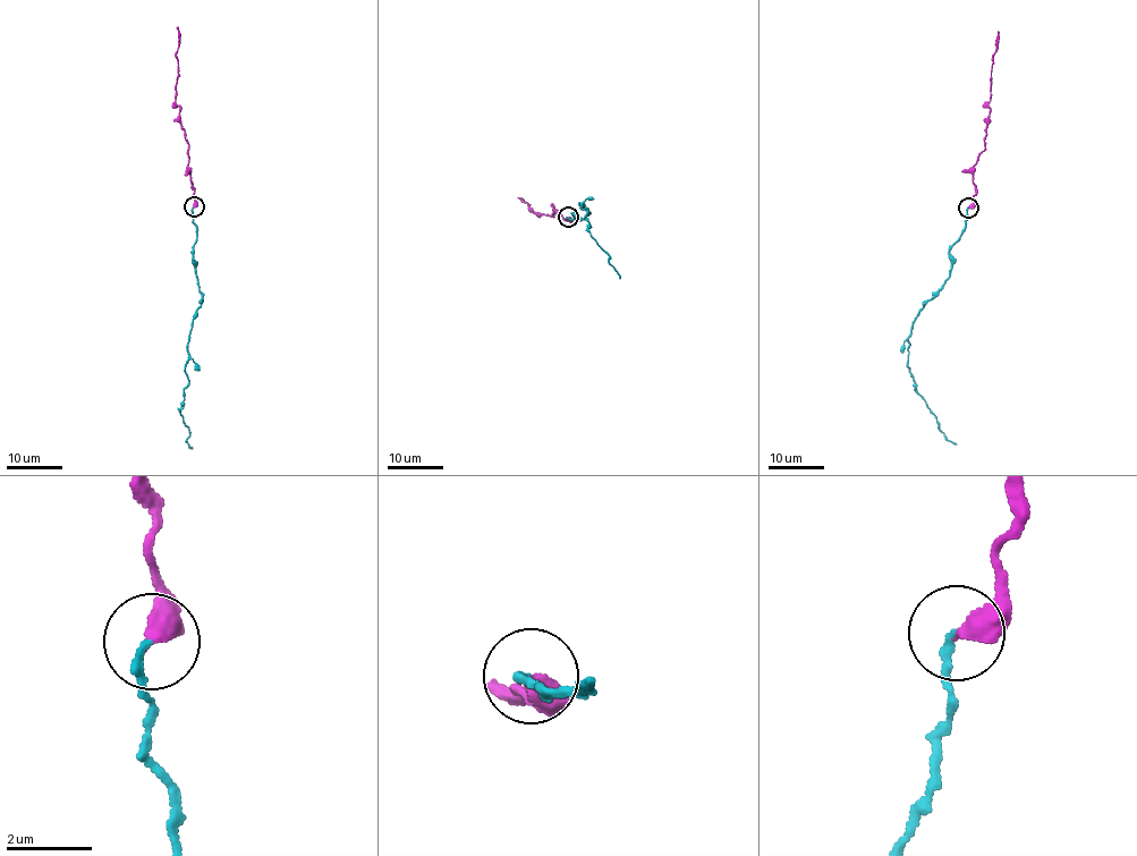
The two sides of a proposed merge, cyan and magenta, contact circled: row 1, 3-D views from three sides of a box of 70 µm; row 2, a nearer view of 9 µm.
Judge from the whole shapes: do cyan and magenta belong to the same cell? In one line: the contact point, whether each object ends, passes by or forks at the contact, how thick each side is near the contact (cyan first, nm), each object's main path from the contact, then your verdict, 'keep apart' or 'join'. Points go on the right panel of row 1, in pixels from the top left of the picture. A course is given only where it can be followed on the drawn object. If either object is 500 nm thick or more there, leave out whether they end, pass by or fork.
at (968, 208); cyan ends there; magenta ends there; 160 nm thick on the cyan side, 480 nm on the other; cyan runs (968, 208), (960, 240), (949, 251), (951, 269), (913, 323), (907, 348), (916, 392), (956, 445); magenta runs (968, 208), (976, 193), (973, 170), (985, 147), (991, 66), (998, 31); join

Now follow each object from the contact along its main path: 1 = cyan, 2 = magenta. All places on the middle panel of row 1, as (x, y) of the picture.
1: (568, 217), (577, 219), (574, 213), (579, 220), (590, 212), (578, 203), (588, 211), (588, 230), (619, 278)
2: (568, 217), (566, 220), (558, 211), (552, 217), (531, 212), (526, 201), (517, 197)

